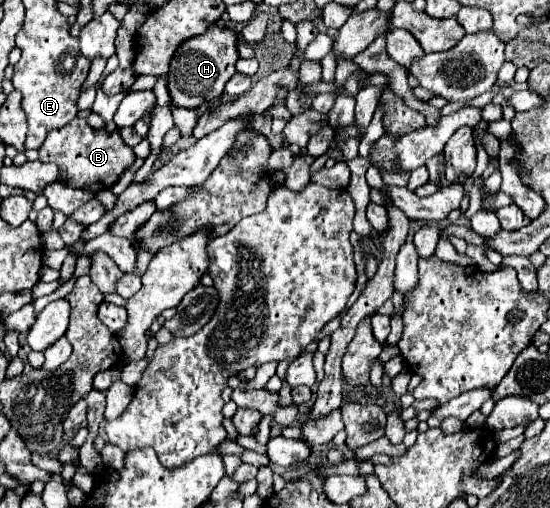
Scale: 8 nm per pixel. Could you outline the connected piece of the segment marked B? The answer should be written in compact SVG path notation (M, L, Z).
M74 118L66 126L52 130L44 144L38 148L42 162L56 162L62 174L68 176L68 184L74 188L86 188L90 192L100 192L112 188L118 176L134 162L134 152L128 148L118 132L108 134L106 130L94 130L84 118Z

